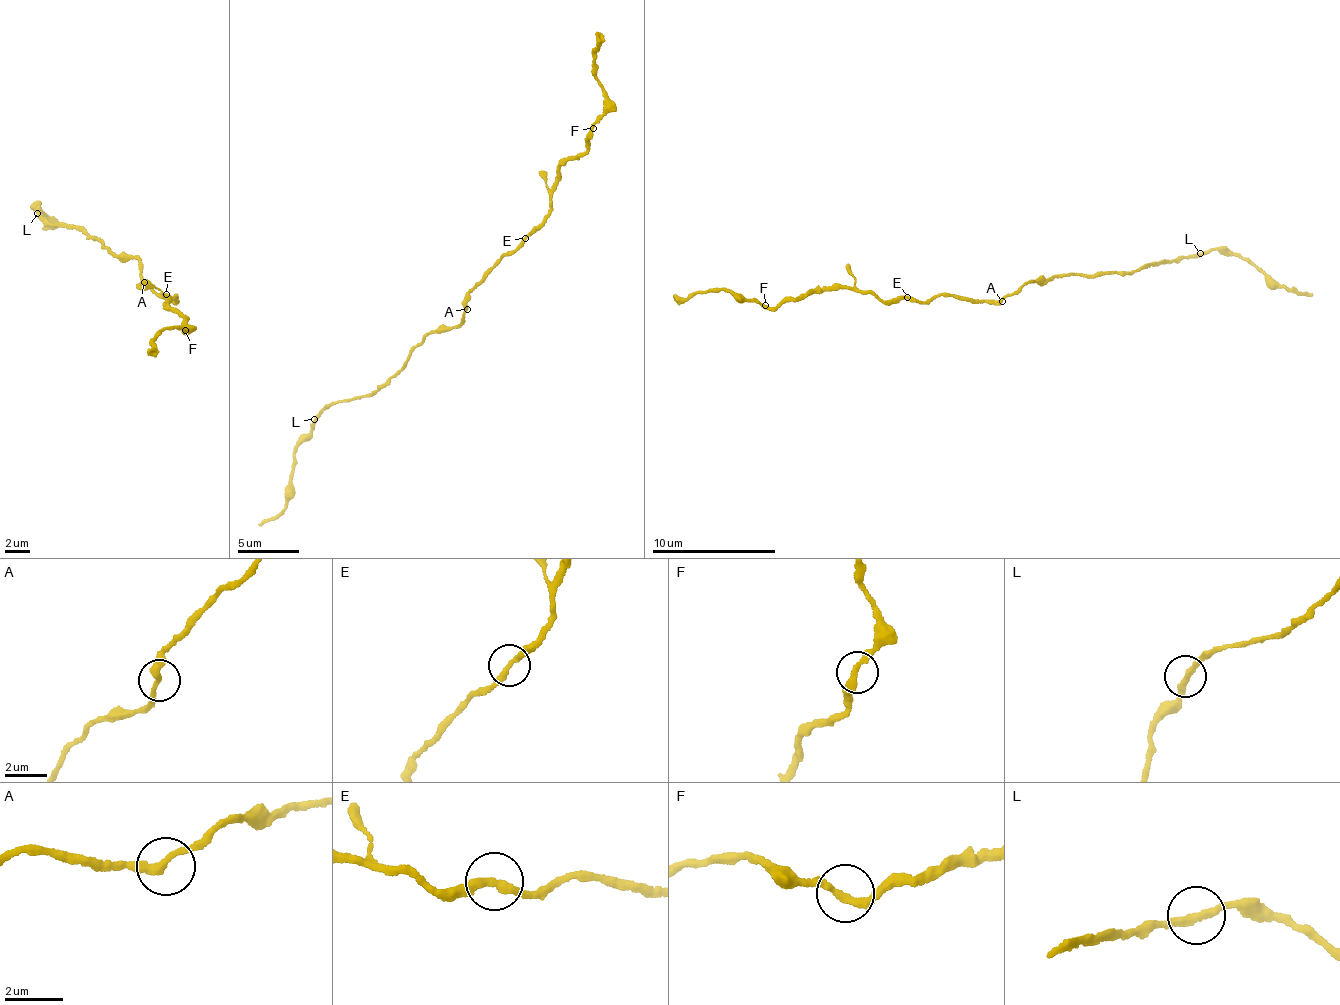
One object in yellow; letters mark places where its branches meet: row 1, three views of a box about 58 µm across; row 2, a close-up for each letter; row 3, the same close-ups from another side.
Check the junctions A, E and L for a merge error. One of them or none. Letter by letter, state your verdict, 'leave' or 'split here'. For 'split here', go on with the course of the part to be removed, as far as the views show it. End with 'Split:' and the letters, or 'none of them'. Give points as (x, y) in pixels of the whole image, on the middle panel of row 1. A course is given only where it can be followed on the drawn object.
A: leave
E: split here | (524, 237), (549, 211), (559, 169), (586, 152), (592, 125), (604, 112), (596, 48), (599, 44), (597, 31)
L: leave
Split: E

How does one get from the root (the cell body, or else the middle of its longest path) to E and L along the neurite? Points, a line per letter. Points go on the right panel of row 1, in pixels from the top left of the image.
E: (1000, 297), (996, 301), (973, 301), (952, 296), (922, 302), (907, 297)
L: (1000, 297), (1013, 295), (1029, 282), (1040, 278), (1137, 270), (1200, 253)

